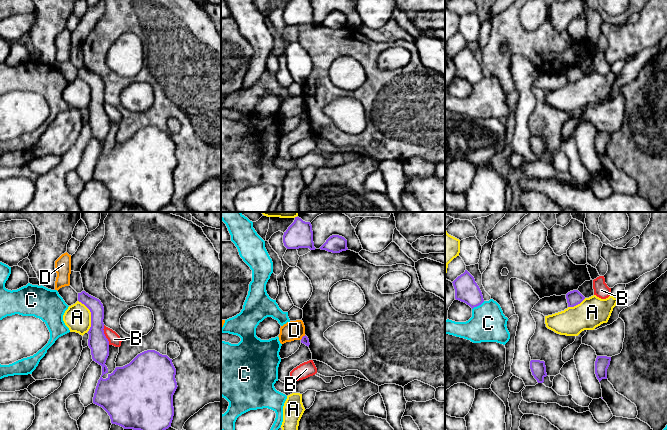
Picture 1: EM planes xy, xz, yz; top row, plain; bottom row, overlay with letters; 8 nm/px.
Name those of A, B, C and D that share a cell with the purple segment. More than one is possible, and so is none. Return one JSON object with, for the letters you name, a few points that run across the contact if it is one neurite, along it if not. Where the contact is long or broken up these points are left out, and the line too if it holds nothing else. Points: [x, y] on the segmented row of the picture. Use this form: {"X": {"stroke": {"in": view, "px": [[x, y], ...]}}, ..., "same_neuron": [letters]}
{"same_neuron": []}

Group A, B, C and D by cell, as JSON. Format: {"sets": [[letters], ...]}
{"sets": [["A"], ["B"], ["C"], ["D"]]}

